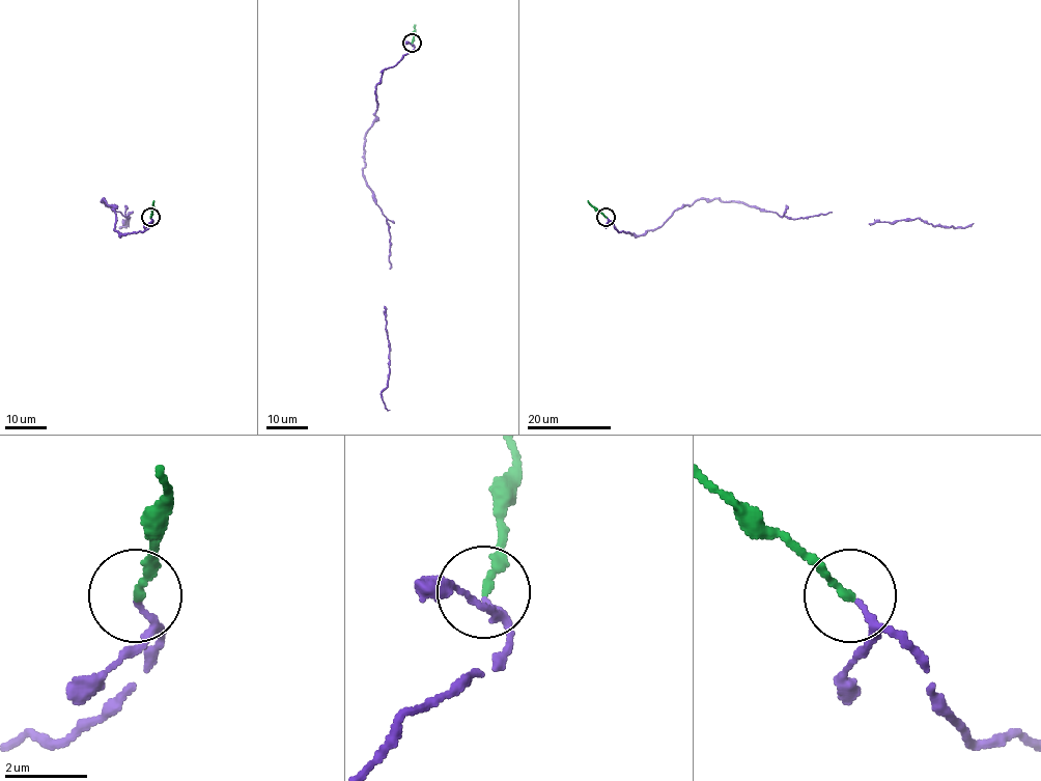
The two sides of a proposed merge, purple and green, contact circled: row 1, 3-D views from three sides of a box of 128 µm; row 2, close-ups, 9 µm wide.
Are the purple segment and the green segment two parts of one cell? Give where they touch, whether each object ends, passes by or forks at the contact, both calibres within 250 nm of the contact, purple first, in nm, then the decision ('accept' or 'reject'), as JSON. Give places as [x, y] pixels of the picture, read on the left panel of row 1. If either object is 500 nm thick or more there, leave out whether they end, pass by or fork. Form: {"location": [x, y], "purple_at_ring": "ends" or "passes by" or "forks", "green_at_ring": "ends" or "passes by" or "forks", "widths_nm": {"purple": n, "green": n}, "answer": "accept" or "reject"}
{"location": [150, 217], "purple_at_ring": "passes by", "green_at_ring": "ends", "widths_nm": {"purple": 110, "green": 180}, "answer": "accept"}

